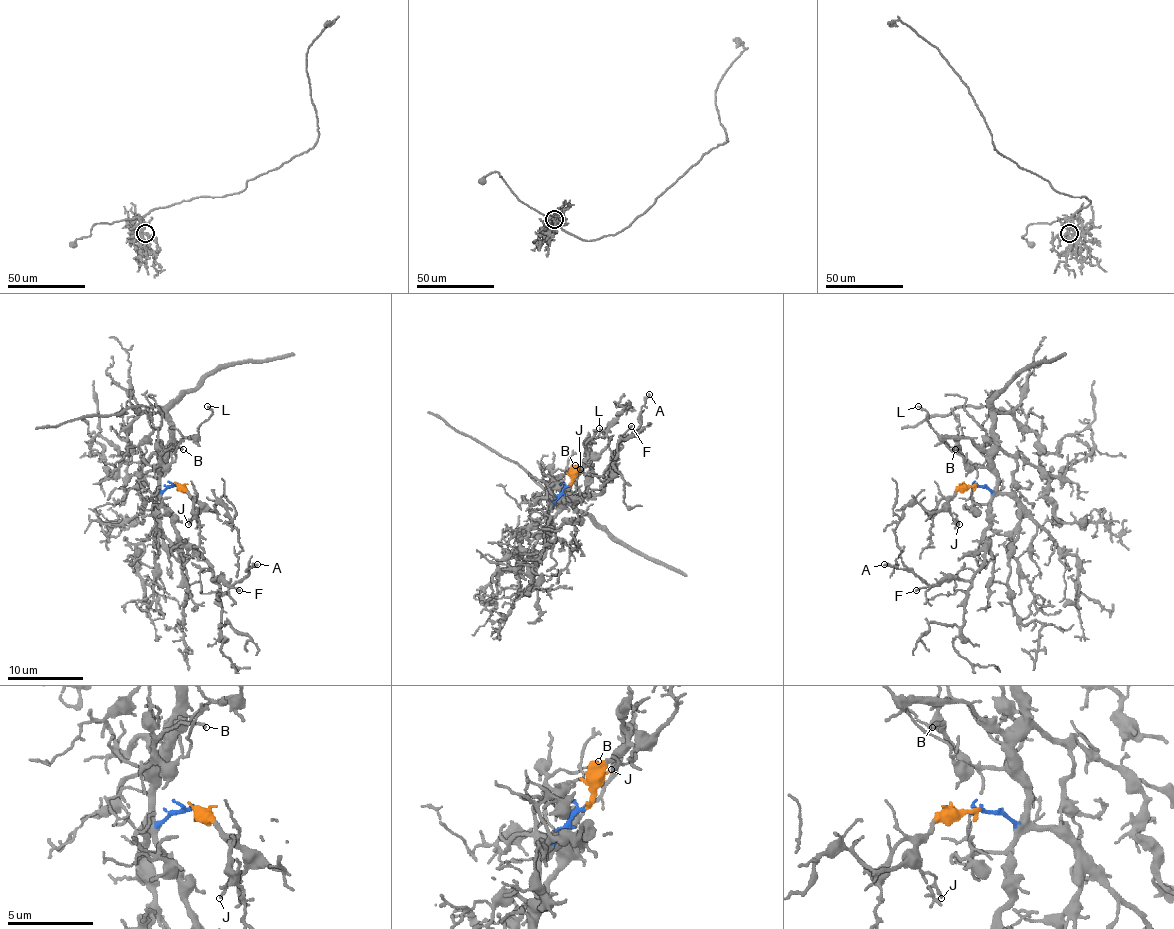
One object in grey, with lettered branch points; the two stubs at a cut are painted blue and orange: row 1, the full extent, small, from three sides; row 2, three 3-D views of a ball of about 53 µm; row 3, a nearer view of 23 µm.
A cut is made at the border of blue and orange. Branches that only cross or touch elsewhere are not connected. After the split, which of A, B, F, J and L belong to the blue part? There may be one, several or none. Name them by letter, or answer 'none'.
A, B, F, L

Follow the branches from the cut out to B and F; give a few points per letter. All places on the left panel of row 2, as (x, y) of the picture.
B: (177, 485), (168, 485), (160, 491), (155, 468), (164, 451), (172, 447), (183, 449)
F: (177, 485), (170, 485), (160, 502), (172, 527), (208, 566), (212, 580), (240, 591)

